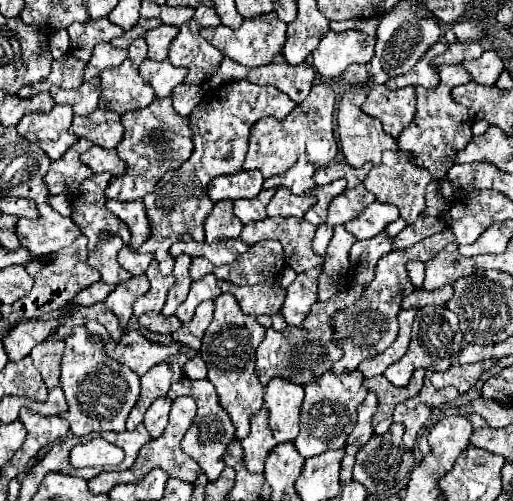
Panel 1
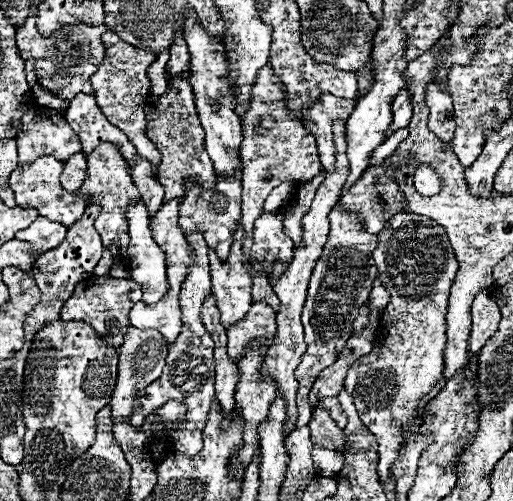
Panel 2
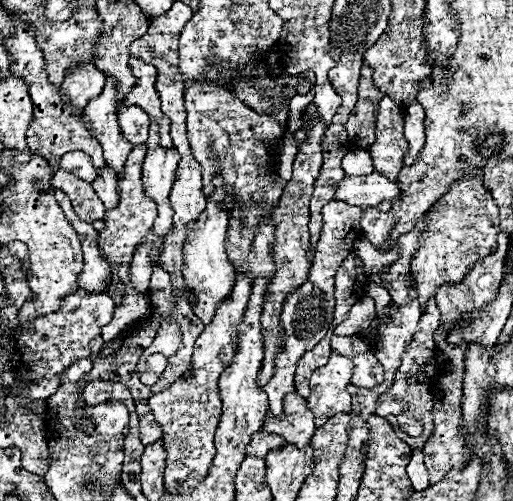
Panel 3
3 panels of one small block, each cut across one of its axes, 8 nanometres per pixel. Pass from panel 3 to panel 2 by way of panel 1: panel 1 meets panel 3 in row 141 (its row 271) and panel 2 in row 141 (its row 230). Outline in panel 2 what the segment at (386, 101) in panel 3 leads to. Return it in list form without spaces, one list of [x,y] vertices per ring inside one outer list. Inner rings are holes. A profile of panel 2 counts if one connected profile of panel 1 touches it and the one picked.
[[[436,84],[426,87],[426,104],[430,110],[428,118],[428,130],[442,140],[446,148],[452,144],[454,136],[454,124],[452,124],[452,100],[448,90],[440,90]]]

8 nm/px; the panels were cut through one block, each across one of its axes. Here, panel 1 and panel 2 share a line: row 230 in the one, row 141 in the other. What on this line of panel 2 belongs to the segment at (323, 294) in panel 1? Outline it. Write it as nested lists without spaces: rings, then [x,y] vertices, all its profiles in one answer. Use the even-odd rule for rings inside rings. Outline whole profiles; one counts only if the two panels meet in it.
[[[338,120],[334,124],[334,144],[336,144],[334,172],[326,172],[324,174],[324,180],[322,180],[320,188],[316,190],[316,198],[314,198],[310,210],[302,218],[304,234],[302,234],[300,246],[294,248],[294,260],[292,260],[292,264],[272,284],[276,296],[280,298],[280,312],[276,312],[278,330],[276,330],[274,344],[268,348],[268,358],[274,358],[274,372],[272,372],[272,376],[278,382],[278,392],[284,394],[284,398],[288,402],[288,420],[286,420],[286,428],[288,430],[294,430],[294,422],[296,422],[296,416],[298,416],[296,404],[294,404],[294,396],[296,396],[296,390],[298,390],[298,380],[294,378],[294,370],[298,368],[298,364],[300,364],[300,360],[302,360],[302,356],[306,352],[304,328],[302,328],[302,322],[300,322],[302,306],[304,306],[304,300],[306,300],[306,288],[308,288],[308,280],[312,276],[312,270],[314,270],[314,266],[316,266],[316,262],[318,262],[318,258],[322,254],[322,246],[326,244],[326,236],[328,236],[328,228],[330,228],[328,214],[332,212],[334,204],[338,202],[340,192],[342,192],[342,188],[346,184],[346,178],[350,174],[350,166],[348,166],[348,160],[346,160],[346,146],[348,146],[346,144],[346,122],[342,122],[342,120]]]

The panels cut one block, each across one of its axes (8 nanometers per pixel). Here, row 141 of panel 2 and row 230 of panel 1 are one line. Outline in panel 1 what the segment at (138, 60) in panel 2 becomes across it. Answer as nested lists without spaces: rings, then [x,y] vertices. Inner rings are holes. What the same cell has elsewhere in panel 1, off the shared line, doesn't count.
[[[108,200],[106,208],[130,228],[132,238],[130,238],[128,246],[132,246],[134,250],[138,250],[138,246],[150,234],[150,224],[148,224],[148,218],[146,218],[146,212],[144,212],[144,202],[142,200],[134,200],[134,202]]]

